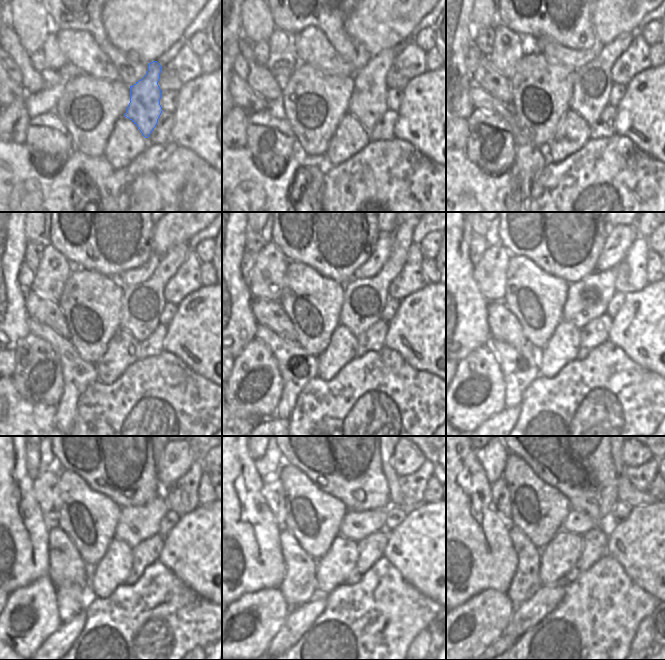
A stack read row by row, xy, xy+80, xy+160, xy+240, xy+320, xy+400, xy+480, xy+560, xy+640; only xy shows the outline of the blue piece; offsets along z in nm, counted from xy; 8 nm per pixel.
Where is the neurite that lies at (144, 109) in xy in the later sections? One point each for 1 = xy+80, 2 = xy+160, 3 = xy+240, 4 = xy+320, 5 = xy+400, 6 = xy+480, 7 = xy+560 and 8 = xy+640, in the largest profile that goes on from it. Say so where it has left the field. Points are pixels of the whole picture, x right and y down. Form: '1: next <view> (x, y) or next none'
1: next xy+80 (367, 103)
2: next xy+160 (593, 82)
3: next xy+240 (142, 304)
4: next xy+320 (364, 298)
5: next xy+400 (588, 298)
6: next xy+480 (136, 524)
7: next xy+560 (356, 526)
8: next xy+640 (577, 522)

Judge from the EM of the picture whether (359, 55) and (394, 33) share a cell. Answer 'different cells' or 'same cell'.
different cells

